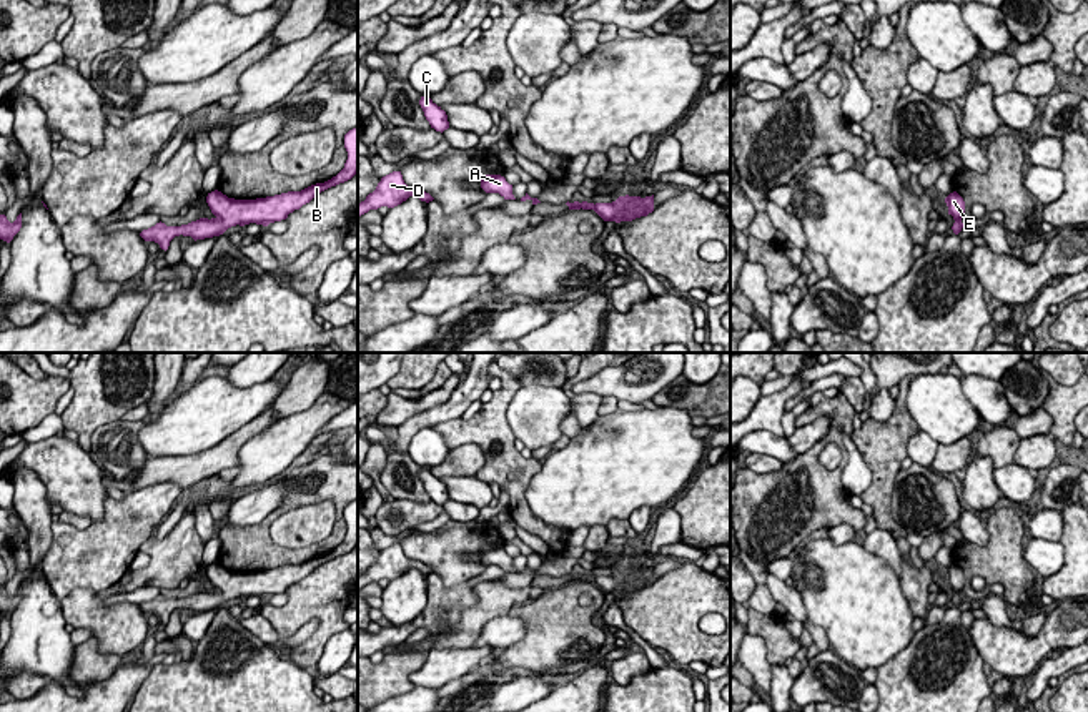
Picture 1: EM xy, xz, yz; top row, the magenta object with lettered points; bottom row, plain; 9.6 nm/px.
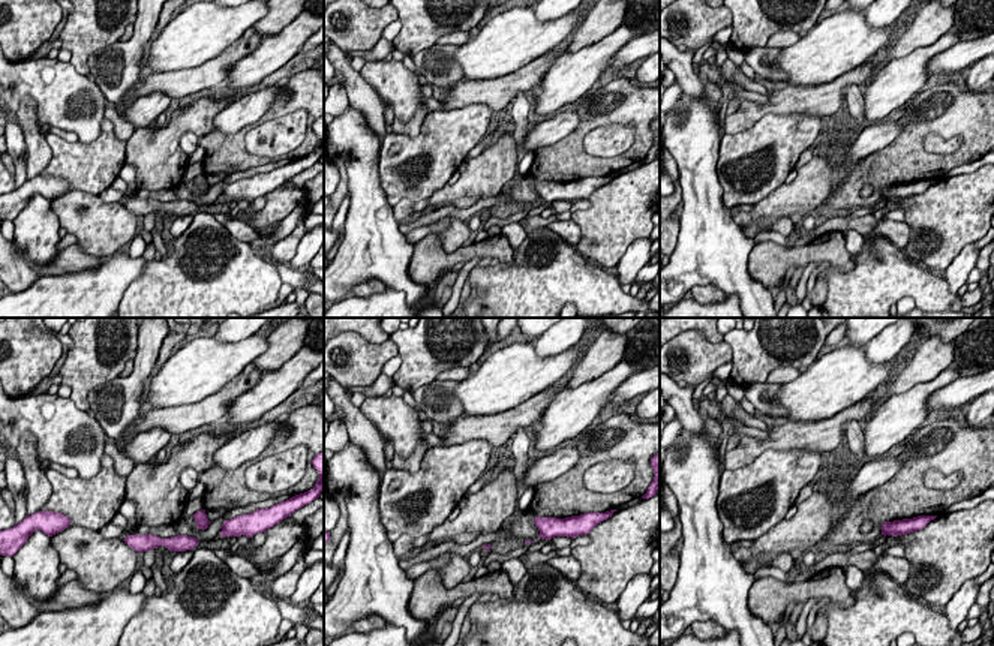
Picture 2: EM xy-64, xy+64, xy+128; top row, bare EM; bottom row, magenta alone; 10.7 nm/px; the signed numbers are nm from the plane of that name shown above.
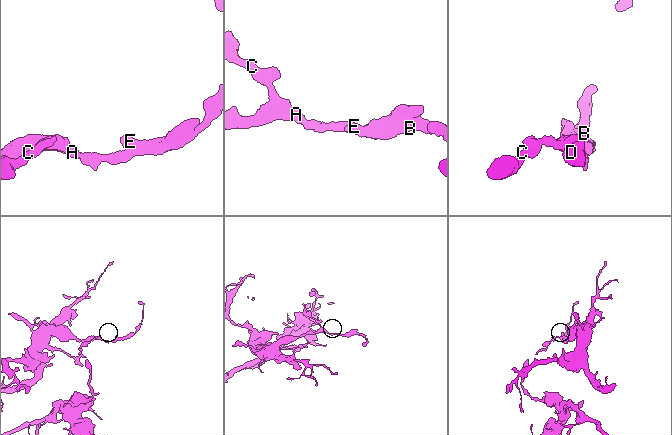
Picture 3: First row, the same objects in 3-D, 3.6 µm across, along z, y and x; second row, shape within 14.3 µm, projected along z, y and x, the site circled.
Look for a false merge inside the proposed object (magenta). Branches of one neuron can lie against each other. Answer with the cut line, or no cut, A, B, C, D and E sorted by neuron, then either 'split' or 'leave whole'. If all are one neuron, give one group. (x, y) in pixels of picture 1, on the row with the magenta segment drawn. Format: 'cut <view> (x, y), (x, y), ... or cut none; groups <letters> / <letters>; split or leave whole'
cut none; groups A B C D E; leave whole

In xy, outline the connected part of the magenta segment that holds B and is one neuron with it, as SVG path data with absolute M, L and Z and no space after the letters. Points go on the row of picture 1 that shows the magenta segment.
M358 126L344 135L344 148L348 160L344 168L324 183L311 185L301 191L288 191L274 196L256 200L235 200L215 190L208 193L206 203L215 215L211 220L200 218L181 226L166 226L156 223L143 230L140 236L145 241L155 241L161 250L168 250L175 236L191 236L196 240L213 238L223 235L231 226L245 226L250 223L268 226L270 223L286 220L289 213L309 203L318 193L351 180L358 173Z

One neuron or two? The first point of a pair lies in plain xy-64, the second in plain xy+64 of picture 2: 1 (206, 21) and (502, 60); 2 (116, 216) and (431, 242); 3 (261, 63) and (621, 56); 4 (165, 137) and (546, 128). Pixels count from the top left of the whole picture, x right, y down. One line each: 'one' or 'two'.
1: one
2: two
3: two
4: two

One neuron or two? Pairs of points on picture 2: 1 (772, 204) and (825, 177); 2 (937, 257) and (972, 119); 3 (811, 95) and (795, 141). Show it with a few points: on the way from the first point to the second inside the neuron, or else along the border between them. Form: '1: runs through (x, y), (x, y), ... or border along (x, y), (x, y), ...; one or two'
1: runs through (786, 200), (804, 194), (811, 186); one
2: border along (943, 176), (937, 180); two
3: border along (768, 114), (816, 114), (823, 119); two

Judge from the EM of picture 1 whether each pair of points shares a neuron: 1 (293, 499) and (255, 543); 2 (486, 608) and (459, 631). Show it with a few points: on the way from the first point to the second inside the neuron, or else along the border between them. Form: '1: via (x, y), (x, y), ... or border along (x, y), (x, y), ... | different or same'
1: via (281, 509), (260, 531) | same
2: via (479, 614), (466, 627) | same

